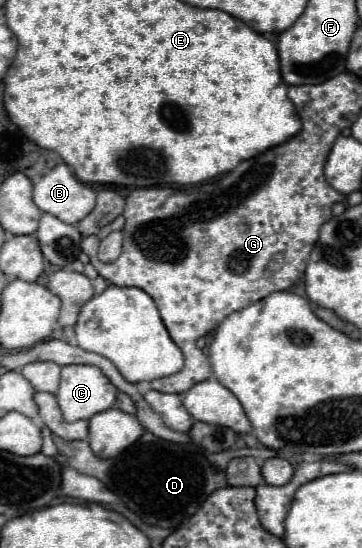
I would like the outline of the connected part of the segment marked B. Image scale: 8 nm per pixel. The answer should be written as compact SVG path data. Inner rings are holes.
M58 164L34 184L34 204L42 212L76 226L94 210L96 192L82 184L66 164Z

